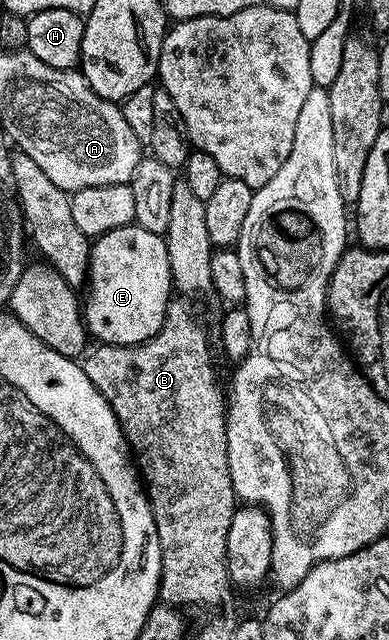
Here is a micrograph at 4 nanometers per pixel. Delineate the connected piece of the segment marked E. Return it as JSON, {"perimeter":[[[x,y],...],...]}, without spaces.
{"perimeter":[[[126,224],[123,228],[109,230],[104,236],[98,237],[91,246],[91,271],[89,273],[89,289],[91,297],[85,300],[85,319],[88,333],[92,337],[96,336],[99,344],[137,344],[147,340],[151,336],[156,336],[163,325],[163,316],[167,312],[167,306],[173,299],[173,281],[171,278],[171,267],[169,266],[169,254],[167,253],[167,241],[158,232],[150,232],[139,227],[138,224]]]}

